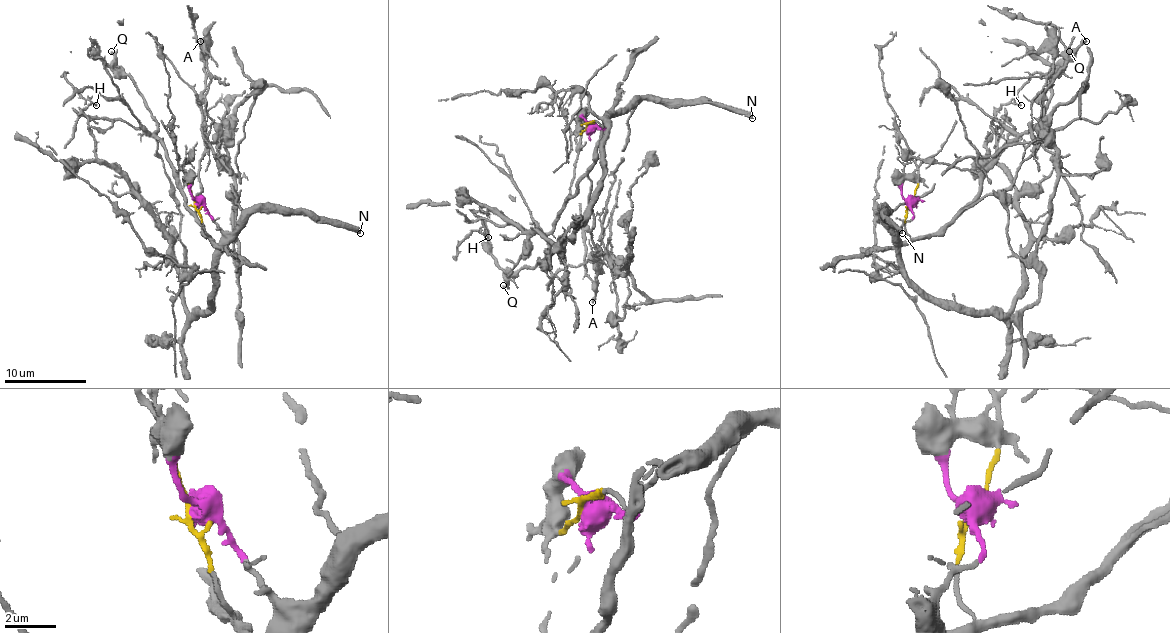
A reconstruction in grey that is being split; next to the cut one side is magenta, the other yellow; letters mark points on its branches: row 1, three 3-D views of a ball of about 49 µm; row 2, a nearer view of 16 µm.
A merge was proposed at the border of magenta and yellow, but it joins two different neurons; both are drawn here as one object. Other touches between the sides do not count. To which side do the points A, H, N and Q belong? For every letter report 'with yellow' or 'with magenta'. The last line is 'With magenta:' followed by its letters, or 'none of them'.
A: with yellow
H: with magenta
N: with magenta
Q: with yellow
With magenta: H, N

